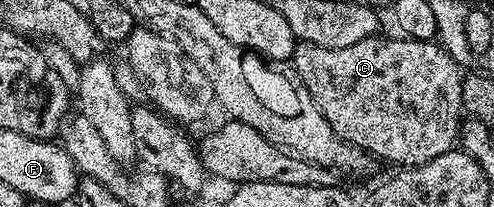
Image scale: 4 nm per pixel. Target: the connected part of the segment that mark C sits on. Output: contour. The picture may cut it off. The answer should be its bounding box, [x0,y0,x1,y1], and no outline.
[292,36,463,168]

